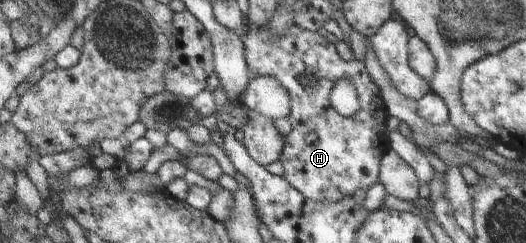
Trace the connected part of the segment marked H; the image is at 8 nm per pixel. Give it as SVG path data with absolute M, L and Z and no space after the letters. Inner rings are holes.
M295 24L290 26L287 32L281 36L267 28L249 28L243 43L249 71L256 77L272 77L278 81L278 84L286 89L291 102L288 121L292 129L286 137L282 137L278 133L278 129L274 127L274 123L268 117L262 116L252 109L247 109L248 122L242 127L243 142L254 162L260 166L266 166L275 161L281 161L285 169L282 177L306 198L316 202L323 200L334 202L349 198L354 195L356 189L366 191L374 183L380 182L381 160L391 150L388 127L386 127L389 110L380 87L369 75L364 61L344 61L338 55L331 37L322 37L320 33L304 30ZM342 79L350 81L355 86L361 104L361 109L356 113L356 116L342 116L332 108L331 92L338 81Z

